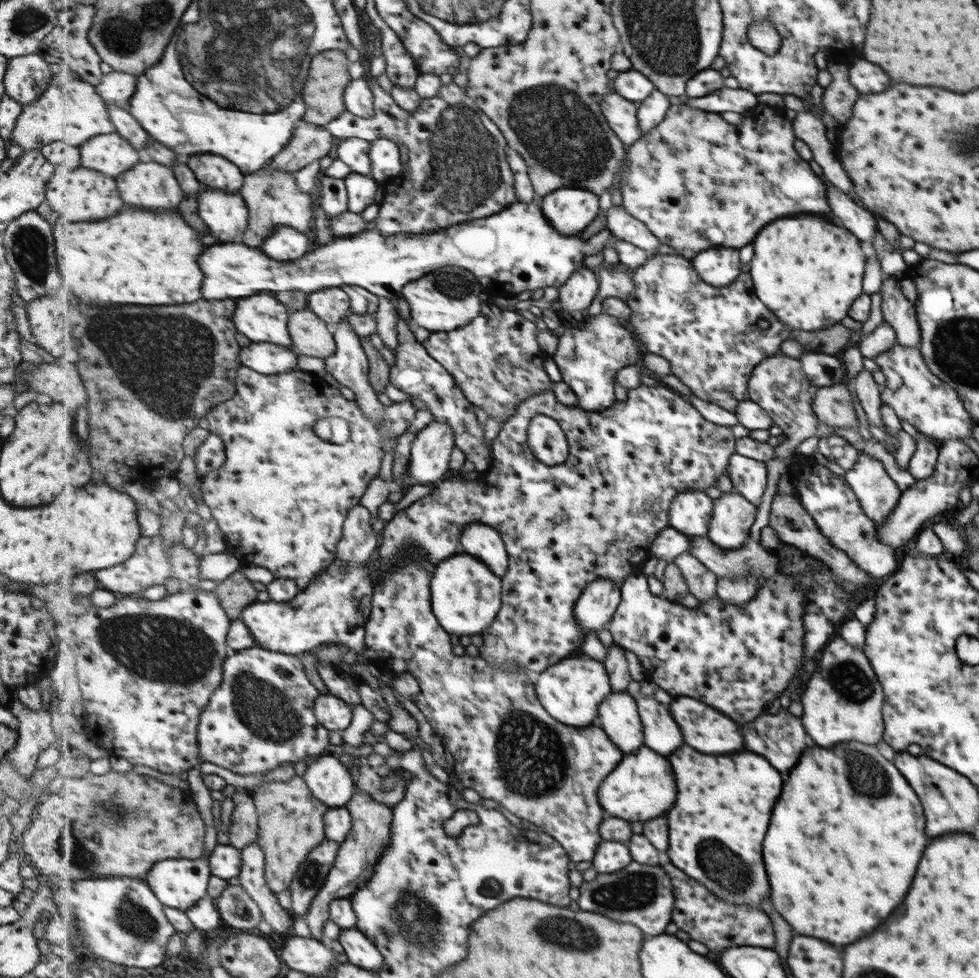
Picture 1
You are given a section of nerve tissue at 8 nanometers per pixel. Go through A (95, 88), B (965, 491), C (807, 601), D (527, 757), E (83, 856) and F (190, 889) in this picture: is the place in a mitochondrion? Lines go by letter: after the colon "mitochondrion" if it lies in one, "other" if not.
A: other
B: other
C: other
D: mitochondrion
E: mitochondrion
F: other

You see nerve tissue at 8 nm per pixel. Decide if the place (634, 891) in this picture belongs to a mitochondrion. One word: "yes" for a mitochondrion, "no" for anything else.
yes

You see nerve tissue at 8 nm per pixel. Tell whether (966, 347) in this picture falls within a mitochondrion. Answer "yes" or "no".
yes

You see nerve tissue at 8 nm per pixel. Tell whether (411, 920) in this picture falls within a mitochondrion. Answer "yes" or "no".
yes

